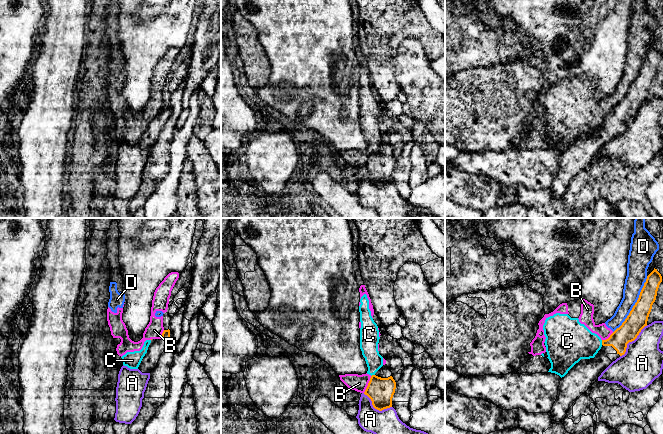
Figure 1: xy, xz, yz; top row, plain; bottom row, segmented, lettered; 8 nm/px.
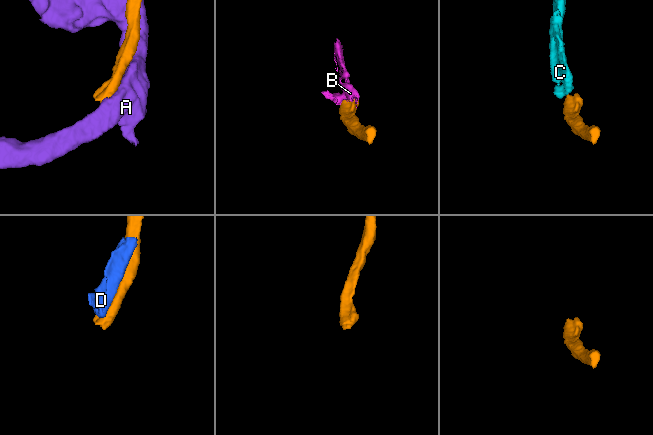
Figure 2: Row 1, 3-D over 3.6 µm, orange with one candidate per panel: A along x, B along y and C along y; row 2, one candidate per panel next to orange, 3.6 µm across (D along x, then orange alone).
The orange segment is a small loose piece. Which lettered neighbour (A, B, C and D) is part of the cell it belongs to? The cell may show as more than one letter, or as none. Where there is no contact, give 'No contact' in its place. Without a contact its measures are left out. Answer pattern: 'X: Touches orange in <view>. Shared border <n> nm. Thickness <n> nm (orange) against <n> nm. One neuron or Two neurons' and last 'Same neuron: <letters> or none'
A: Touches orange in yz. Shared border 340 nm. Thickness 160 nm (orange) against 320 nm. Two neurons
B: Touches orange in xz. Shared border 150 nm. Thickness 200 nm (orange) against 140 nm. Two neurons
C: Touches orange in yz. Shared border 40 nm. Thickness 160 nm (orange) against 320 nm. Two neurons
D: Touches orange in yz. Shared border 550 nm. Thickness 160 nm (orange) against 160 nm. Two neurons
Same neuron: none

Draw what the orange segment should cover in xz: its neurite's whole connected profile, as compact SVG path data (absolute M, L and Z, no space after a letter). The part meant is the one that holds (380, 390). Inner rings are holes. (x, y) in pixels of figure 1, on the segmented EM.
M385 364L371 376L364 394L371 399L375 409L382 411L392 407L395 389L396 382L392 377L392 372Z

